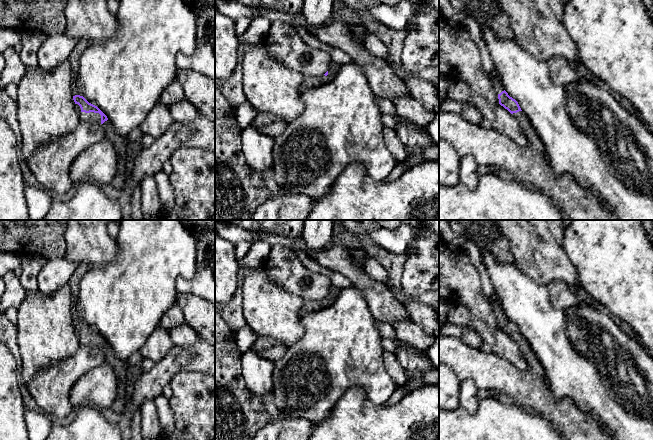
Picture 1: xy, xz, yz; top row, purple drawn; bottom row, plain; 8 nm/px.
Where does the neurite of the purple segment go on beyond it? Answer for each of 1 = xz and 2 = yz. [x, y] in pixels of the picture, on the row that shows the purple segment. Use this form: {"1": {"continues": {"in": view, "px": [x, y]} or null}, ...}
{"1": {"continues": {"in": "xz", "px": [309, 82]}}, "2": {"continues": {"in": "yz", "px": [534, 140]}}}

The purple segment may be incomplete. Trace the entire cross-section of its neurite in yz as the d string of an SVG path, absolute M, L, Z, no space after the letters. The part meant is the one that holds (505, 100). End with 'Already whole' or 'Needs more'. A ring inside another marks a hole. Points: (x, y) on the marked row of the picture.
M496 71L491 80L498 95L499 104L507 109L519 122L519 125L528 140L529 146L547 157L547 152L541 138L532 127L527 116L522 112L518 102L510 97L505 91Z. Needs more

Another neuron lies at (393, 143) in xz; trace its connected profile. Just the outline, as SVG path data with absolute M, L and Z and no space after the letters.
M384 127L383 135L387 148L392 153L397 162L404 162L409 153L398 138L395 129Z

